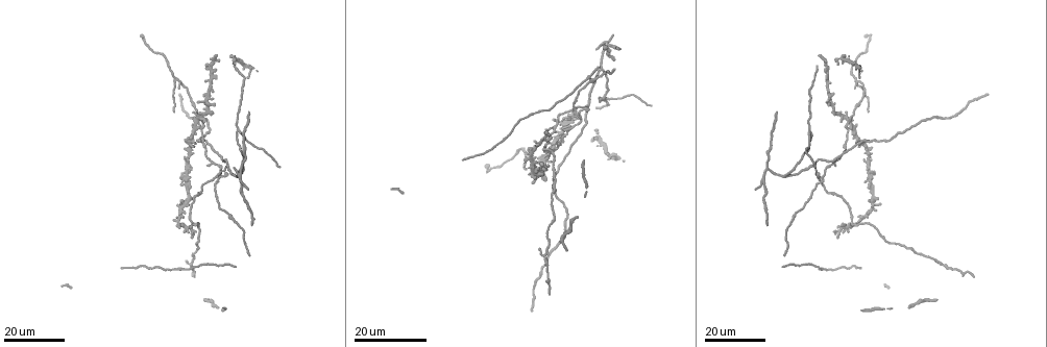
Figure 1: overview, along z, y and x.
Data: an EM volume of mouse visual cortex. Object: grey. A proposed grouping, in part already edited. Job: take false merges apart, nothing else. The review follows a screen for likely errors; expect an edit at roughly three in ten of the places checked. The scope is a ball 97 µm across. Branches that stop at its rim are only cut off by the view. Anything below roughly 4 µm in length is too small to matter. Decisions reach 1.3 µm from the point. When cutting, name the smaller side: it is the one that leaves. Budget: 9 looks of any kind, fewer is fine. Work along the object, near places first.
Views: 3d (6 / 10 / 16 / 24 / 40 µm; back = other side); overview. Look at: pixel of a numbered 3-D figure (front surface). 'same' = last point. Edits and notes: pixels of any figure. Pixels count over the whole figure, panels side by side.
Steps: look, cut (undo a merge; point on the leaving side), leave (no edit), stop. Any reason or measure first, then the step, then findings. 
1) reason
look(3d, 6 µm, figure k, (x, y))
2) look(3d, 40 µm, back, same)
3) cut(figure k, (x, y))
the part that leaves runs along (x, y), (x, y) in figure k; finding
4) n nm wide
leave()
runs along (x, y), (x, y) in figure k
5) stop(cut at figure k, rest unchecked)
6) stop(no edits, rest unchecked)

side arm on a straight run
look(3d, 16 µm, figure 1, (187, 229))

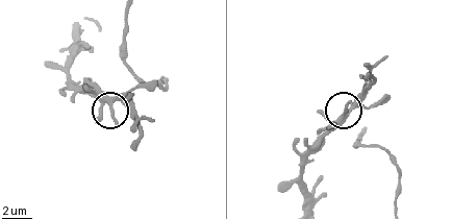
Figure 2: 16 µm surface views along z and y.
look(3d, 6 µm, figure 2, (116, 97))

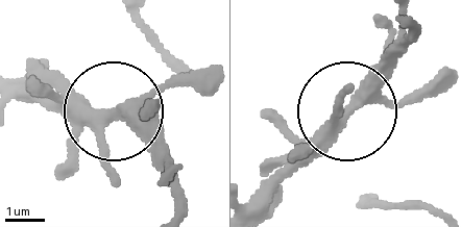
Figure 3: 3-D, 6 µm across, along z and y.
3 arms
leave()
all the same cell

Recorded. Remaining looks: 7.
branch point
look(3d, 16 µm, figure 1, (222, 171))

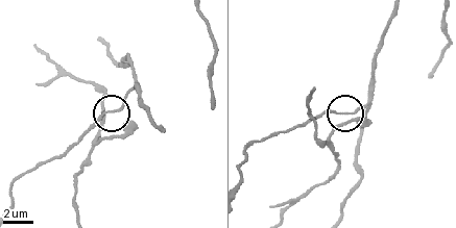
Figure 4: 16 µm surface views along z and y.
look(3d, 10 µm, figure 4, (121, 110))

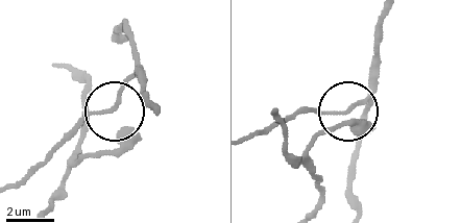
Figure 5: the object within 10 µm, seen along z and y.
side arm 80 µm
leave()
runs along (74, 168), (120, 144), (114, 107), (138, 63) in figure 5; continuous, no second cell

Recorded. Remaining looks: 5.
three-way junction
look(3d, 16 µm, figure 1, (783, 174))

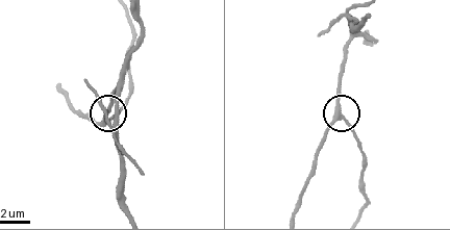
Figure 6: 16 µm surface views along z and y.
zoom in
look(3d, 10 µm, figure 6, (342, 115))

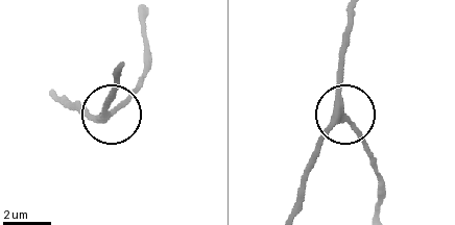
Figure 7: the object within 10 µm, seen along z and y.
3 arms
leave()
one cell here

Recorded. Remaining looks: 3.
look(3d, 24 µm, figure 1, (850, 121))

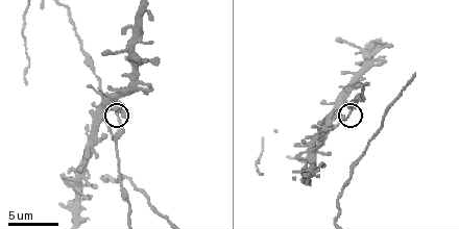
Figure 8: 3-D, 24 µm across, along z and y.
zoom in
look(3d, 6 µm, figure 8, (350, 112))

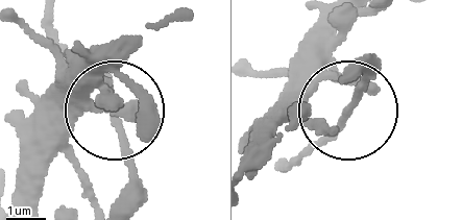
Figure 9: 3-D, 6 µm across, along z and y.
leave()
runs along (361, 73), (367, 67), (344, 116), (300, 163) in figure 9; one cell here

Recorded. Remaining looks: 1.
stop(no edits, rest unchecked)

